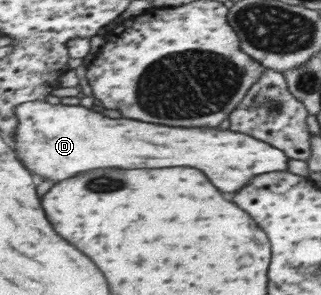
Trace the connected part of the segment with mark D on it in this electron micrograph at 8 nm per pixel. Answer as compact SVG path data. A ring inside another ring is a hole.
M44 100L26 102L16 109L20 122L16 151L22 155L26 167L36 171L44 181L60 183L78 173L106 167L196 167L210 175L210 181L220 191L234 193L256 175L288 169L290 157L280 148L234 131L164 127L136 119L112 119L82 105L52 104Z

